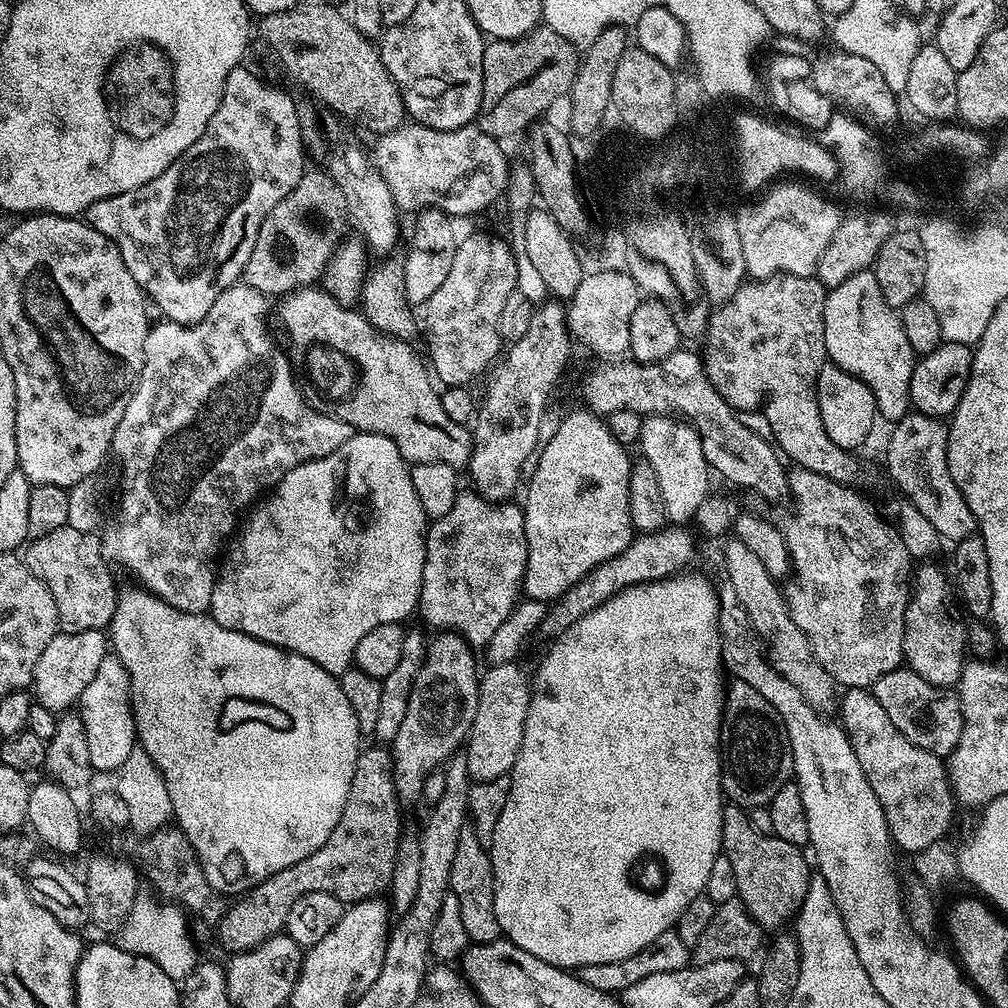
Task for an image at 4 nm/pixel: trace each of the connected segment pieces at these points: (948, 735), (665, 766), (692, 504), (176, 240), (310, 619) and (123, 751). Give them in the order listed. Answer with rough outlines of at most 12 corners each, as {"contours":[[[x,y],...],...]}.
{"contours":[[[901,666],[870,691],[914,746],[944,758],[962,738],[953,689]],[[720,597],[555,637],[490,845],[501,933],[638,954],[722,854]],[[676,416],[644,421],[639,451],[668,520],[687,525],[710,495],[704,443]],[[238,66],[202,138],[82,213],[196,324],[298,186],[297,101]],[[390,438],[290,470],[210,615],[339,678],[417,611],[430,521]],[[114,654],[82,690],[78,715],[97,773],[137,747],[132,687]]]}

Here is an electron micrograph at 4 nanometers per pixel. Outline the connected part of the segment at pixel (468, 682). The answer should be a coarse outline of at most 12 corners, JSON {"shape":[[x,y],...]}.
{"shape":[[433,635],[390,741],[401,801],[474,726],[480,676],[471,644]]}

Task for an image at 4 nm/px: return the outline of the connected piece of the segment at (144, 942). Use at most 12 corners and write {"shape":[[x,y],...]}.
{"shape":[[138,898],[119,929],[125,952],[180,982],[198,962],[189,917]]}

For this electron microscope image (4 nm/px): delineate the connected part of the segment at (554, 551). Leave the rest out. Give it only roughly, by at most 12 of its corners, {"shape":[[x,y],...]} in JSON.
{"shape":[[597,413],[543,441],[522,592],[557,601],[634,537],[629,449]]}

